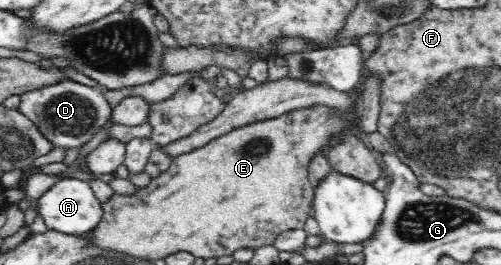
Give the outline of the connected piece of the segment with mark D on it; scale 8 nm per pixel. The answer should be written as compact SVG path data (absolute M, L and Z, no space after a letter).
M64 78L55 84L19 94L21 103L17 110L29 118L54 147L80 149L112 120L113 109L105 97L105 92L103 87L88 86Z

